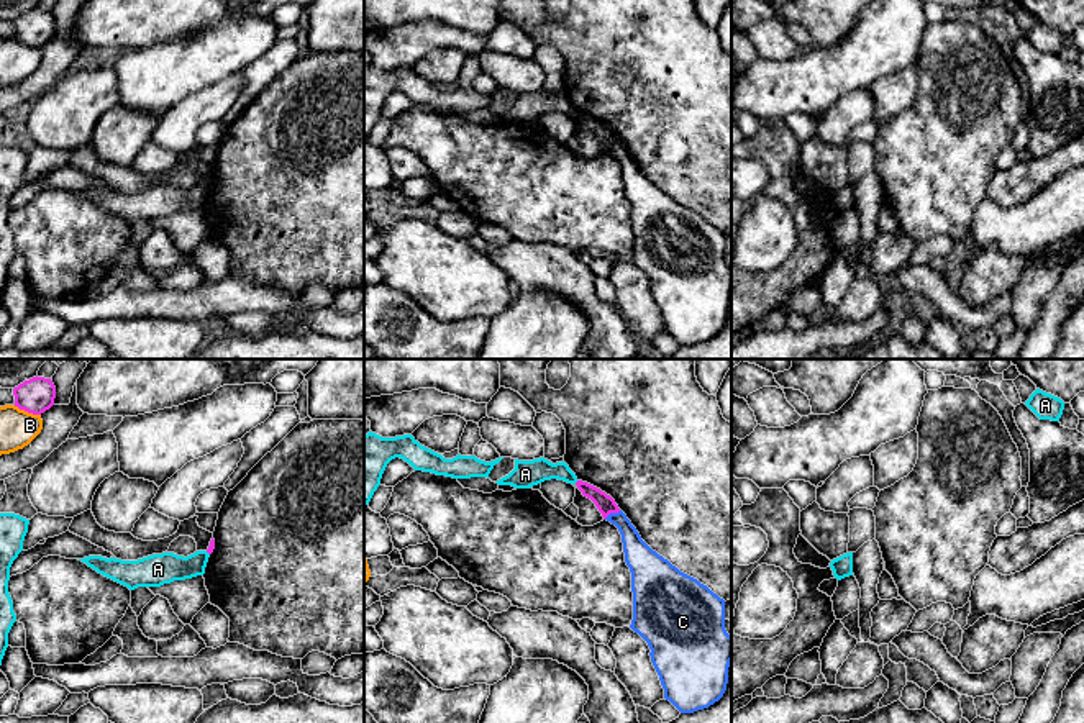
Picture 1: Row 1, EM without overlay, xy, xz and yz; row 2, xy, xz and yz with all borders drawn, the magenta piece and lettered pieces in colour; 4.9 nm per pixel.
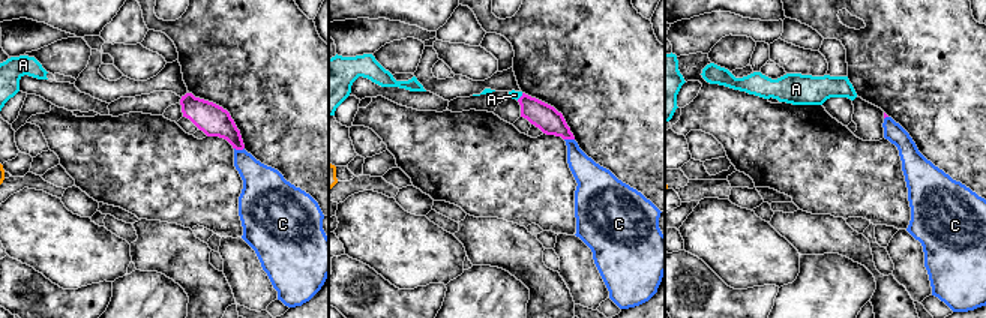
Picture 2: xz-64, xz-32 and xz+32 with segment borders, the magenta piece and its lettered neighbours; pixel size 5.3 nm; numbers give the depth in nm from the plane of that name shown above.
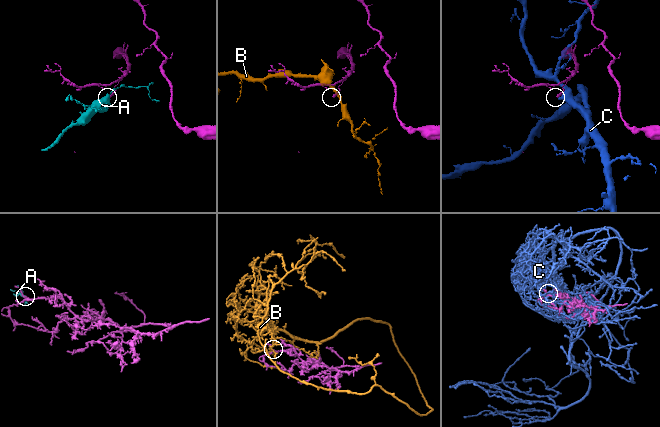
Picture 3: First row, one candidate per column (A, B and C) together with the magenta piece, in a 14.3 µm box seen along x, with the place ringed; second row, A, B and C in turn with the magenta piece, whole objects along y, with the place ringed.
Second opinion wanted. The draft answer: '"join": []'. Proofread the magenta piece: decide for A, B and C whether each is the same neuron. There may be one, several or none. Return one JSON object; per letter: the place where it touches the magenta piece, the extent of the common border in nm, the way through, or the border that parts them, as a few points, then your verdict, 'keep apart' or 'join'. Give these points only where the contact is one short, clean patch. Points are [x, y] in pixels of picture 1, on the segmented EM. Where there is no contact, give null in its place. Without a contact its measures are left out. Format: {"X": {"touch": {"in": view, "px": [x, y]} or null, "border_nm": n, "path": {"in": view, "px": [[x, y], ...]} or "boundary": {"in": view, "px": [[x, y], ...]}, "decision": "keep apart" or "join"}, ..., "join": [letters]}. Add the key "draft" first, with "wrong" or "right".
{"draft": "right", "A": {"touch": null, "decision": "keep apart"}, "B": {"touch": {"in": "xy", "px": [27, 410]}, "border_nm": 140, "decision": "keep apart"}, "C": {"touch": {"in": "xz", "px": [612, 512]}, "border_nm": 100, "decision": "keep apart"}, "join": []}

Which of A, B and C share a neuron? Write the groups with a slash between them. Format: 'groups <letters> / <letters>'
groups A / B / C

